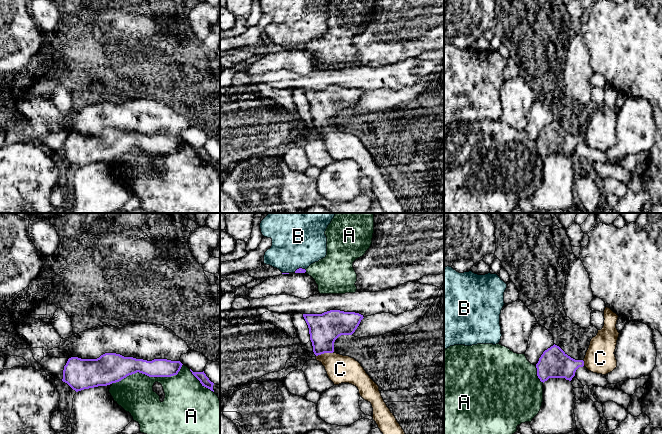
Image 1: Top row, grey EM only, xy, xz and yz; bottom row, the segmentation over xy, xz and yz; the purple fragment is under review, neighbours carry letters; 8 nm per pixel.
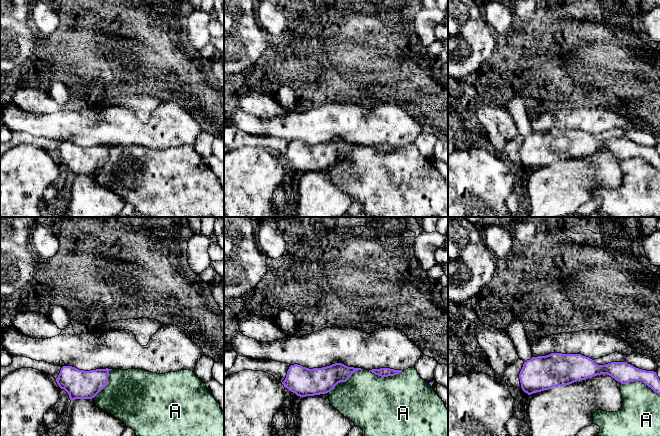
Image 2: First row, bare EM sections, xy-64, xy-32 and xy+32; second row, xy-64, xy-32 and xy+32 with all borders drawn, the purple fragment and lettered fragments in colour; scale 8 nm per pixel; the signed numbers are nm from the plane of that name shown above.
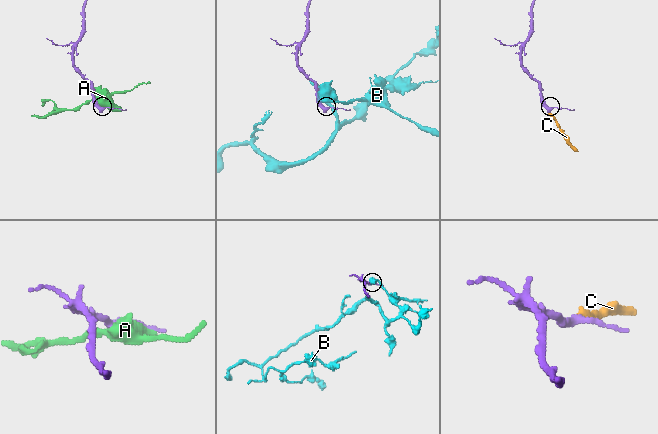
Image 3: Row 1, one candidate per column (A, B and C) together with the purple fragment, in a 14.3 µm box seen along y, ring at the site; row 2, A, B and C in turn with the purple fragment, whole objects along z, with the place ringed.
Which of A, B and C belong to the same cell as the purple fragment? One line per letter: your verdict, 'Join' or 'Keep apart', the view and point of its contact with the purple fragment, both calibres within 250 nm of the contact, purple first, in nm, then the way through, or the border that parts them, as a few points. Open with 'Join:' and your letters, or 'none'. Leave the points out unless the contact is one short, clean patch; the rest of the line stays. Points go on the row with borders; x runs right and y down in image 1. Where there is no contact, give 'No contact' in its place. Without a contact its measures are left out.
Join: C
A: Keep apart. Touches purple at xy (132, 373). Thickness 240 nm (purple) against 300 nm
B: Keep apart. Touches purple at xz (299, 268). Thickness 50 nm (purple) against 440 nm
C: Join. Touches purple at xz (324, 352). Thickness 240 nm (purple) against 220 nm. Path across: xz (324, 329), (324, 352), (340, 369)

